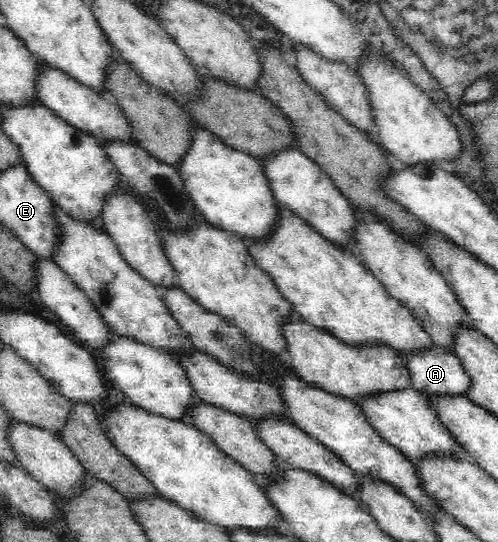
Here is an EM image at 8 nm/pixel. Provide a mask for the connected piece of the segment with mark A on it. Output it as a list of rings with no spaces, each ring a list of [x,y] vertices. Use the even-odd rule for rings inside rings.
[[[442,347],[411,352],[404,356],[410,371],[411,386],[420,394],[436,396],[467,396],[471,378],[467,377],[462,363],[455,356],[446,353]]]

